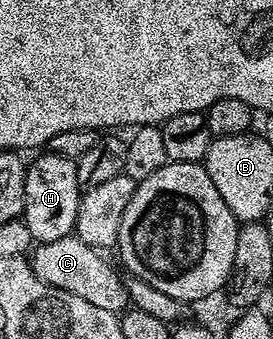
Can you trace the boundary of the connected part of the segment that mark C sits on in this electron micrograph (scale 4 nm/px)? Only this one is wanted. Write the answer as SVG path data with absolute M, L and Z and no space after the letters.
M75 236L39 243L30 254L34 274L40 280L54 288L62 288L62 292L82 296L82 300L94 304L94 308L103 308L105 312L119 316L130 306L128 288L125 279L120 279L115 268L104 258L107 257L101 251L90 248L90 244L82 244Z

